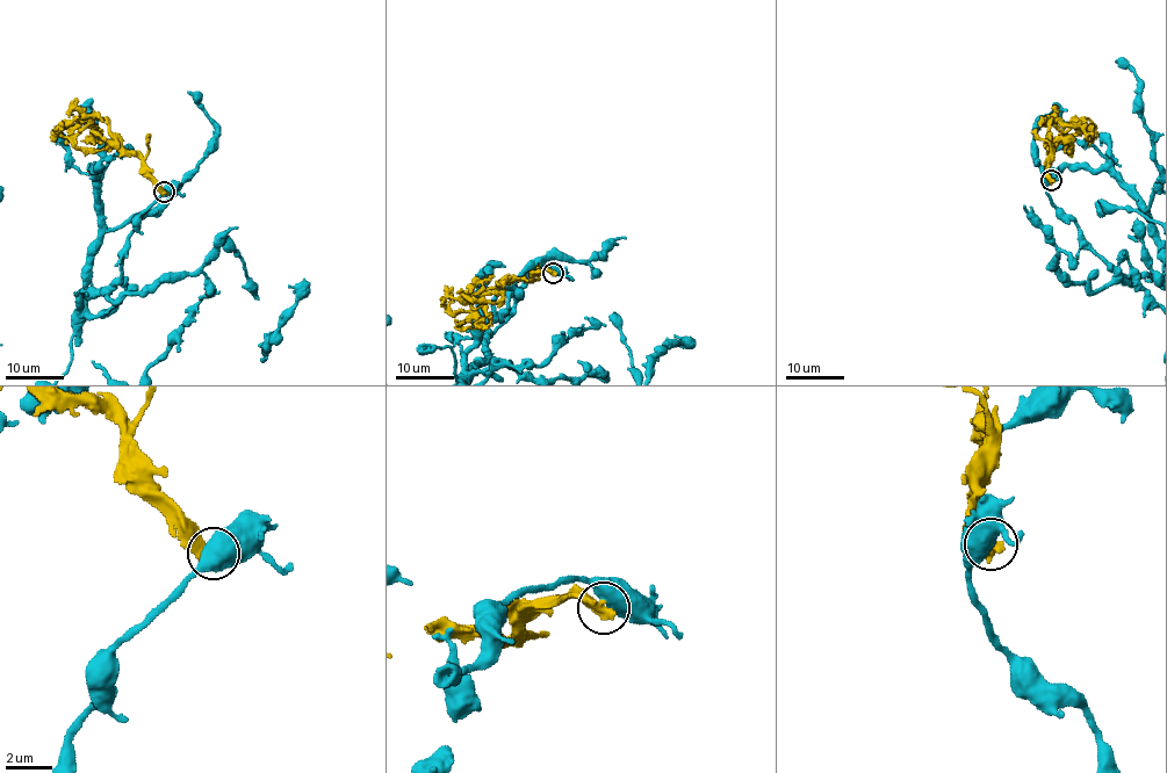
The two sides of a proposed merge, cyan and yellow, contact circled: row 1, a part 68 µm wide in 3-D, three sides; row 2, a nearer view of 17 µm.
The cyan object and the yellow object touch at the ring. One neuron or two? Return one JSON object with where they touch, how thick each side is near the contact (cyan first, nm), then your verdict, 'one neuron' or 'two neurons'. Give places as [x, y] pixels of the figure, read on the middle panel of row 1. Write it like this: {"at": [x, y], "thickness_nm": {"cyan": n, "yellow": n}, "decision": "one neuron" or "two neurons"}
{"at": [553, 273], "thickness_nm": {"cyan": 500, "yellow": 600}, "decision": "two neurons"}

